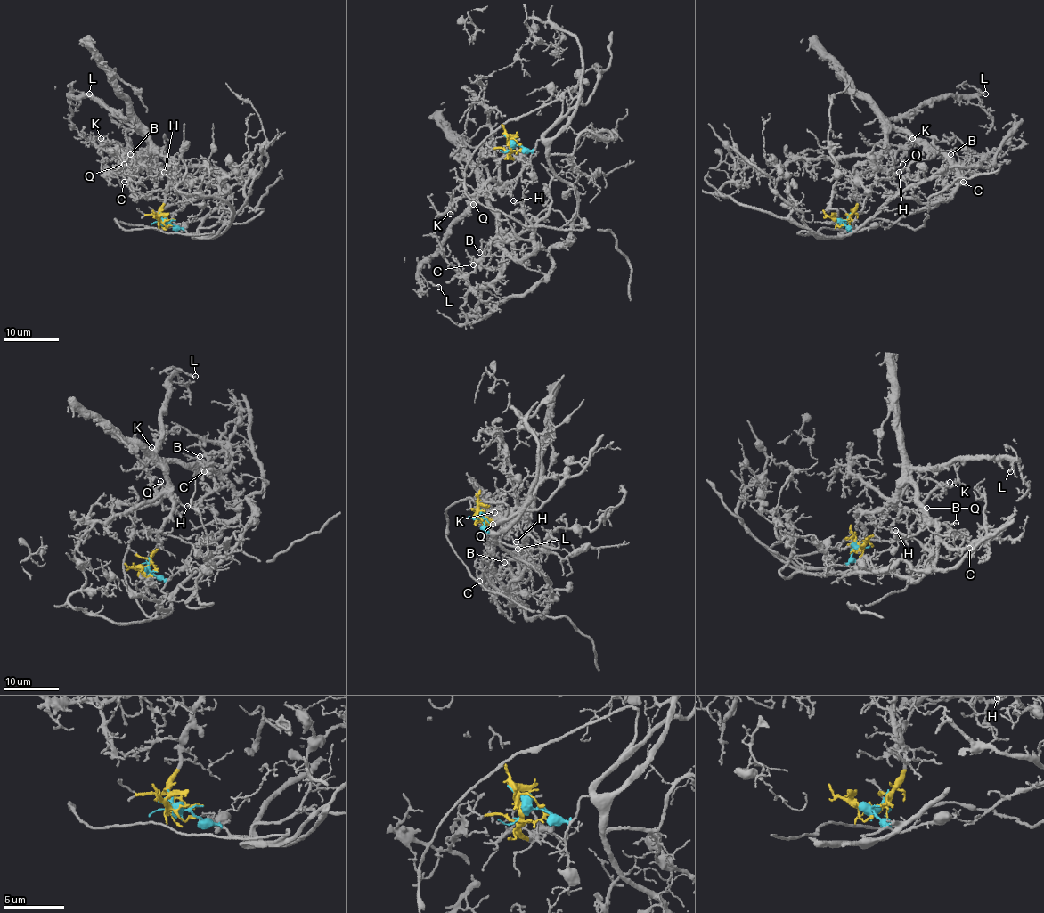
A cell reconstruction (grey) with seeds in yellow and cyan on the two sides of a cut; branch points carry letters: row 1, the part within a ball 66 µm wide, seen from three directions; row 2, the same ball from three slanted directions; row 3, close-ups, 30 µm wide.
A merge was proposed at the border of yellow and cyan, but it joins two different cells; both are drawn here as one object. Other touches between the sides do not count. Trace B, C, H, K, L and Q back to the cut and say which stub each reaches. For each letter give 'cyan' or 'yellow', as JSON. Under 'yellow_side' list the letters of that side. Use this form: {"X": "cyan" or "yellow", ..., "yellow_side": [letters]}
{"B": "yellow", "C": "yellow", "H": "yellow", "K": "yellow", "L": "yellow", "Q": "yellow", "yellow_side": ["B", "C", "H", "K", "L", "Q"]}

